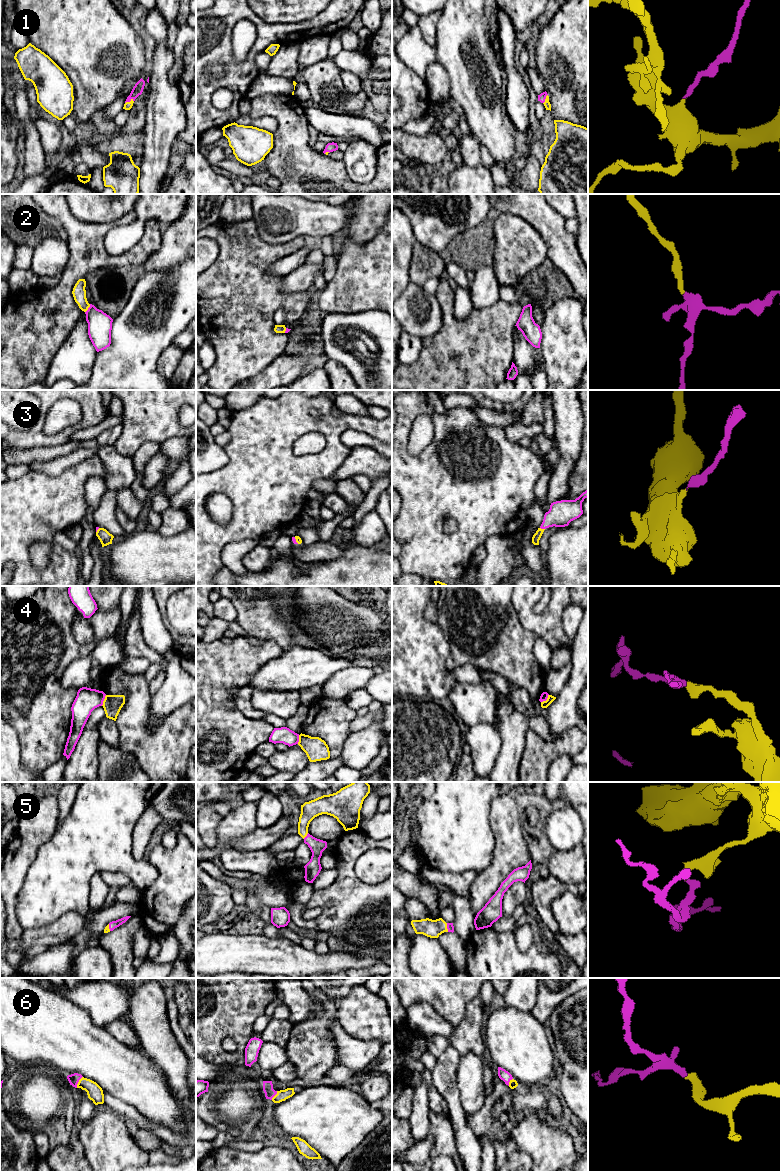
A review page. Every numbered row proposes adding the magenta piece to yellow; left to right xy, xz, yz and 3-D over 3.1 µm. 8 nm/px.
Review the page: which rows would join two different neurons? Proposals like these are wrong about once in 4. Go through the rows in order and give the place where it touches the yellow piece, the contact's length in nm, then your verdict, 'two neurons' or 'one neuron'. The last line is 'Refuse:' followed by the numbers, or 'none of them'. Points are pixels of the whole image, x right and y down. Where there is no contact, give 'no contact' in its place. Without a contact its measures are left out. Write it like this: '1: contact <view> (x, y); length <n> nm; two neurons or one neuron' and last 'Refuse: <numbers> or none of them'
1: contact xy (130, 101); length 80 nm; one neuron
2: contact xy (88, 307); length 80 nm; one neuron
3: contact yz (542, 529); length 40 nm; one neuron
4: contact xy (104, 700); length 100 nm; two neurons
5: contact xz (305, 836); length 60 nm; one neuron
6: contact xy (78, 1082); length 110 nm; one neuron
Refuse: 4

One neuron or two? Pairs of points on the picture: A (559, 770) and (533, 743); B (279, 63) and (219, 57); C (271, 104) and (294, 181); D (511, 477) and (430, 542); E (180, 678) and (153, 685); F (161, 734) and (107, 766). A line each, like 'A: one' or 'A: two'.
A: two
B: two
C: one
D: one
E: two
F: two

